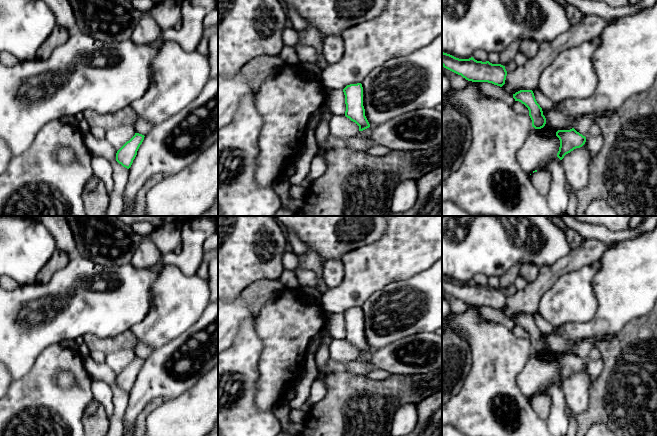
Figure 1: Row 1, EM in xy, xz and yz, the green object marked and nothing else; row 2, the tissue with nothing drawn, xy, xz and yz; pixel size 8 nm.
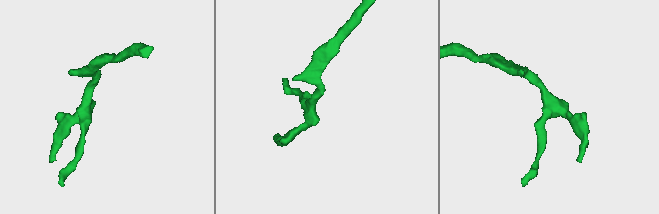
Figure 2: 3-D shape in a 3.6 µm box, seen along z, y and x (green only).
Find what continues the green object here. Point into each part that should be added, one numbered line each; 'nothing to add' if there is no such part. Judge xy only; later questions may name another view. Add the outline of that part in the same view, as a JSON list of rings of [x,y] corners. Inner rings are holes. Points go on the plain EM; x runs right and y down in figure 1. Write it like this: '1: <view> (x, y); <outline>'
nothing to add

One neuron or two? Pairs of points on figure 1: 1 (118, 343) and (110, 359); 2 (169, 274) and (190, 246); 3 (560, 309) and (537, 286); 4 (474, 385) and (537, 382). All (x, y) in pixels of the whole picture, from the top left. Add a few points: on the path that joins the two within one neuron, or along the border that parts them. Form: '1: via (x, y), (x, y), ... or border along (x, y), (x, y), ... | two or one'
1: border along (131, 347), (111, 351), (105, 355) | two
2: border along (159, 265), (176, 265), (187, 275), (196, 274) | two
3: border along (561, 276), (542, 296), (536, 311) | two
4: border along (527, 362), (517, 377), (517, 386), (529, 398) | two

